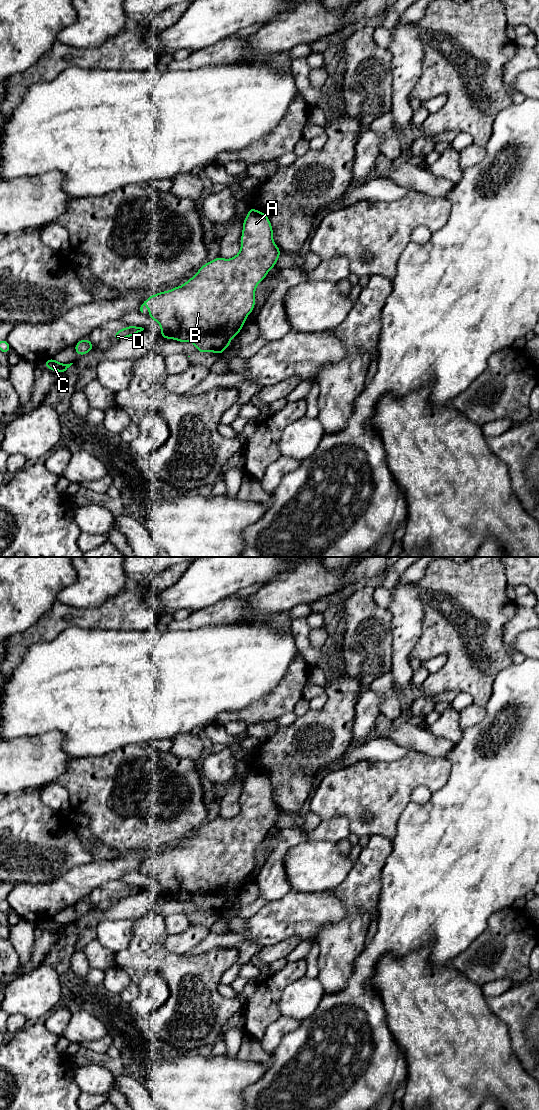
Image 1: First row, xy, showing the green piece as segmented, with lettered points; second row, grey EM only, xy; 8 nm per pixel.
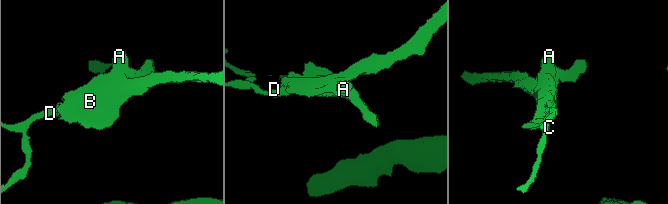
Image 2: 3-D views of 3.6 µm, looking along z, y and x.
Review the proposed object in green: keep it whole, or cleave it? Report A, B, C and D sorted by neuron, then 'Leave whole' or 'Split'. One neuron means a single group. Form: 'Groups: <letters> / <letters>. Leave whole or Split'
Groups: A B / C D. Split

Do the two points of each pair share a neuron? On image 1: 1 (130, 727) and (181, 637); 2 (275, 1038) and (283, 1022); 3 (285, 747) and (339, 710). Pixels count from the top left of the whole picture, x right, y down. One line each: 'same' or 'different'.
1: same
2: same
3: same

